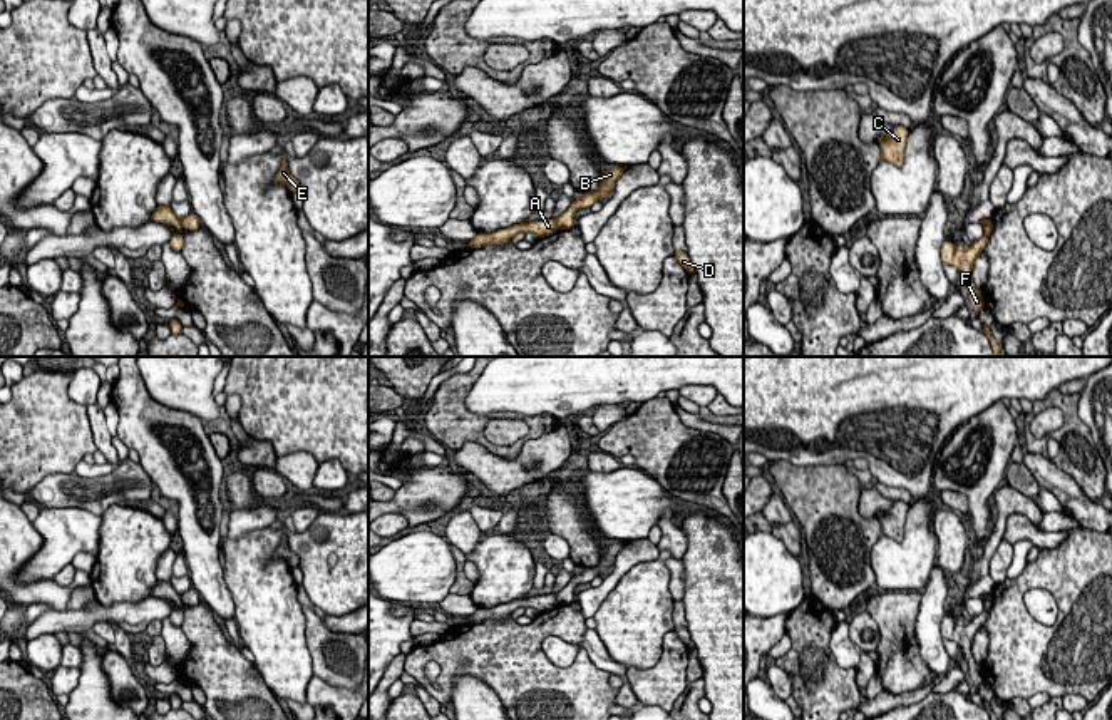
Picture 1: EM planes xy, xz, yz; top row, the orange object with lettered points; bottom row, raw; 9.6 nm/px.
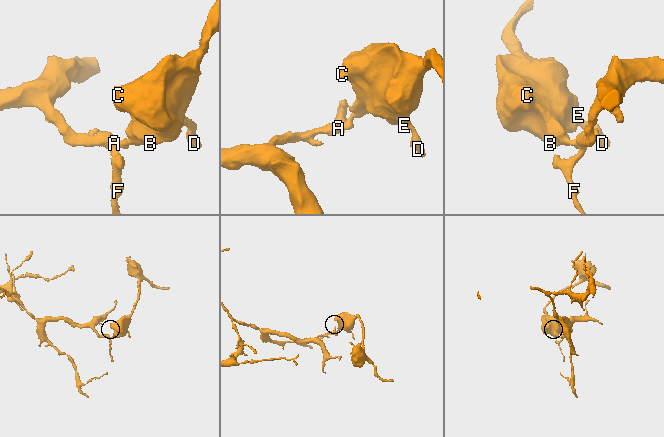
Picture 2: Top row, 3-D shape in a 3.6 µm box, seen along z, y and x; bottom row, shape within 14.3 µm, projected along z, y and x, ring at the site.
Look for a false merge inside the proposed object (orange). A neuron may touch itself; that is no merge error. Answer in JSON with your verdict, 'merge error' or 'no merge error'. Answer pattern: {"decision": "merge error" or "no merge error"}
{"decision": "merge error"}

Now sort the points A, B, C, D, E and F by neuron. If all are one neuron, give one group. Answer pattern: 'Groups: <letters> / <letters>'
Groups: A F / B C D E

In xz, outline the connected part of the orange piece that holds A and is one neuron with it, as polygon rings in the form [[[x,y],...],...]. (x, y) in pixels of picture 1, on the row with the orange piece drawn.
[[[541,219],[541,221],[529,221],[529,223],[521,223],[521,224],[514,224],[509,226],[506,229],[497,229],[494,233],[484,234],[484,233],[477,233],[471,241],[469,241],[469,248],[476,249],[486,244],[504,244],[507,241],[511,241],[512,236],[519,234],[519,233],[534,233],[538,238],[544,238],[544,236],[551,236],[553,233],[556,233],[558,226],[556,226],[556,219]]]

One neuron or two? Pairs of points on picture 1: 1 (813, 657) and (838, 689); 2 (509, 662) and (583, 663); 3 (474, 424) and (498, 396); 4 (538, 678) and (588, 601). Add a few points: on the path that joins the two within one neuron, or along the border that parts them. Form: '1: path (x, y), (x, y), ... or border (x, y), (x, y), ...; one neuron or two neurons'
1: path (814, 665), (829, 680); one neuron
2: path (528, 675), (565, 675); one neuron
3: border (481, 375), (466, 397), (466, 407), (486, 416); two neurons
4: border (580, 606), (585, 620); two neurons

